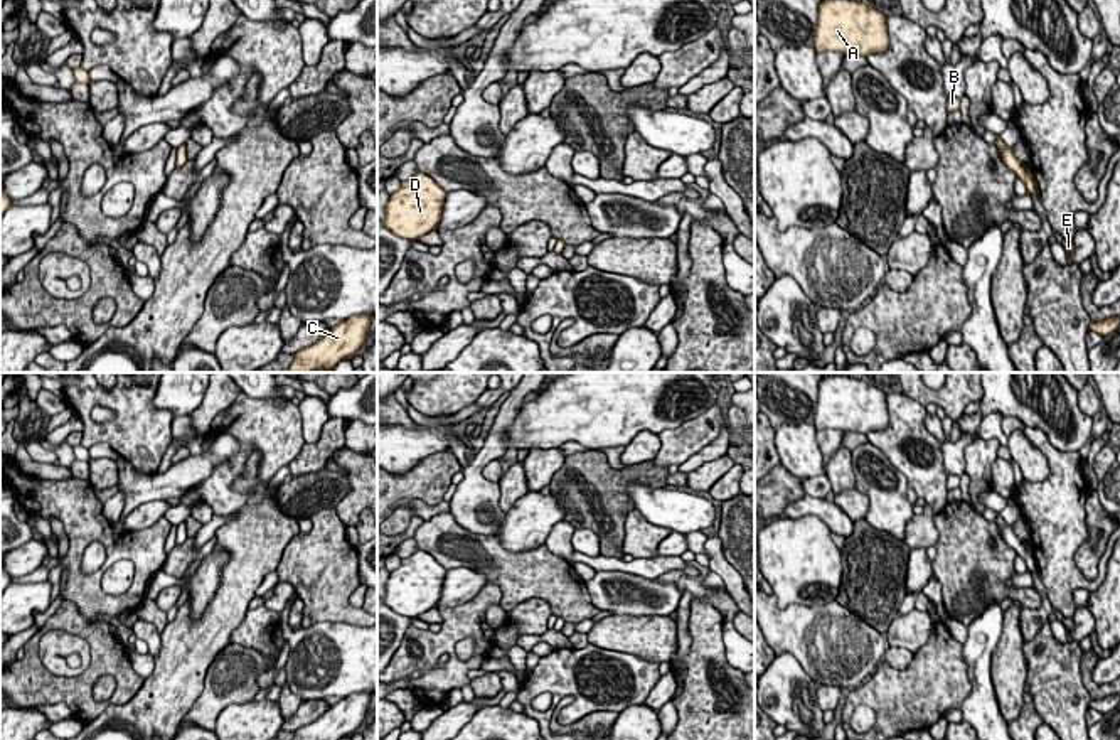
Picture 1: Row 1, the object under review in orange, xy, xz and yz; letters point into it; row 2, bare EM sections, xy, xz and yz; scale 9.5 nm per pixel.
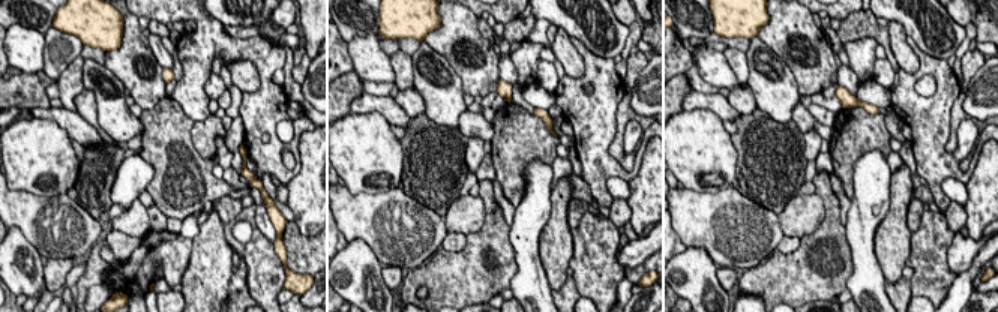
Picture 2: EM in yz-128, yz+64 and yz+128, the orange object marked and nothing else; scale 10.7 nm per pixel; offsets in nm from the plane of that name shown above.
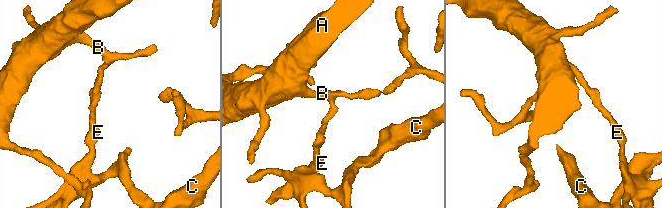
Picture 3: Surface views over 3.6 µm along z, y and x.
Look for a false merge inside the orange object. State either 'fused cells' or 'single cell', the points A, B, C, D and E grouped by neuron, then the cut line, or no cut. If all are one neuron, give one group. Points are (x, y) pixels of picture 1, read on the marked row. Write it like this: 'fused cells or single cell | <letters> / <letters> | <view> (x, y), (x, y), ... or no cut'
fused cells | A B D / C E | xy (181, 147), (184, 155)

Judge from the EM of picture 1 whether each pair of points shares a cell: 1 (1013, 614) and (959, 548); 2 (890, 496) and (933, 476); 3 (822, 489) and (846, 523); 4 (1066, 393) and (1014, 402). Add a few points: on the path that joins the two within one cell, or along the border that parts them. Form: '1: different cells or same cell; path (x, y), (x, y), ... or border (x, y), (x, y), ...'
1: different cells; border (1011, 600), (1023, 605)
2: different cells; border (883, 454), (905, 477), (908, 486)
3: different cells; border (805, 493), (824, 499)
4: same cell; path (1053, 402), (1028, 402)

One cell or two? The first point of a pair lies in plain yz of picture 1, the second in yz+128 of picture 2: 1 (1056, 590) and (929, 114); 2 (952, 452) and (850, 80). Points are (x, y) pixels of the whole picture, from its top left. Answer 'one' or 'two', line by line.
1: one
2: one

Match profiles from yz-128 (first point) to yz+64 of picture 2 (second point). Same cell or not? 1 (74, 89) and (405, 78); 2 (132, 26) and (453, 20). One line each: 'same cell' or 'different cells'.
1: same cell
2: same cell

